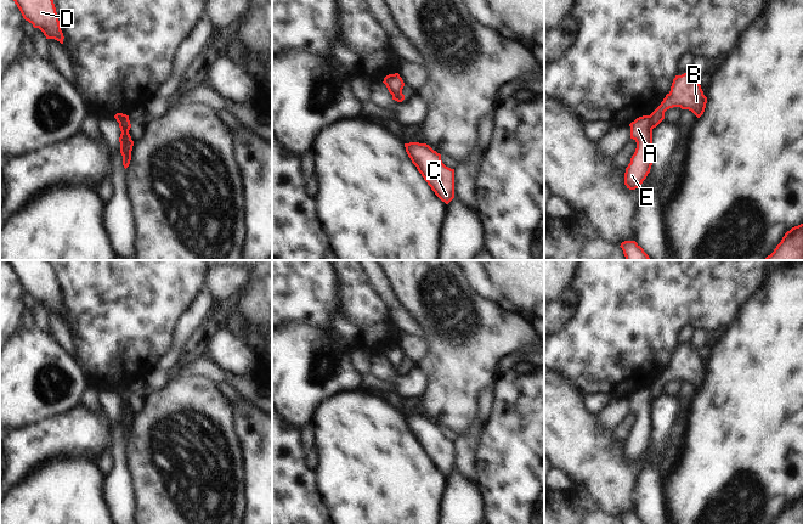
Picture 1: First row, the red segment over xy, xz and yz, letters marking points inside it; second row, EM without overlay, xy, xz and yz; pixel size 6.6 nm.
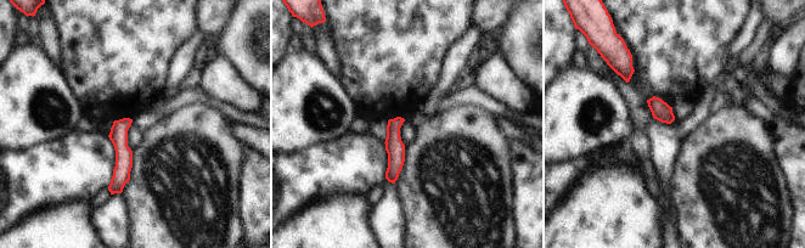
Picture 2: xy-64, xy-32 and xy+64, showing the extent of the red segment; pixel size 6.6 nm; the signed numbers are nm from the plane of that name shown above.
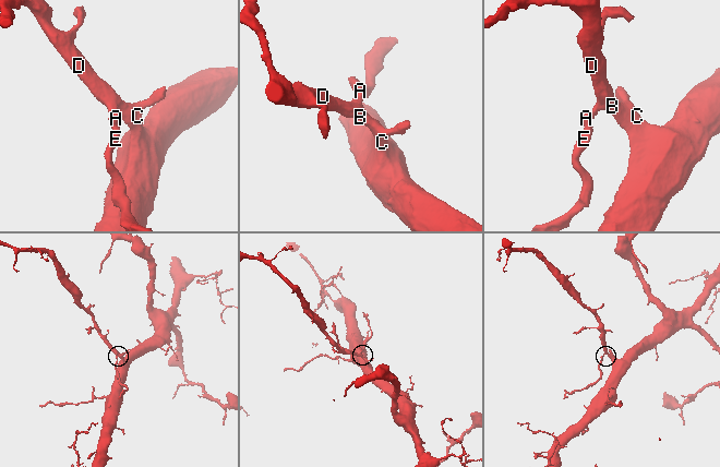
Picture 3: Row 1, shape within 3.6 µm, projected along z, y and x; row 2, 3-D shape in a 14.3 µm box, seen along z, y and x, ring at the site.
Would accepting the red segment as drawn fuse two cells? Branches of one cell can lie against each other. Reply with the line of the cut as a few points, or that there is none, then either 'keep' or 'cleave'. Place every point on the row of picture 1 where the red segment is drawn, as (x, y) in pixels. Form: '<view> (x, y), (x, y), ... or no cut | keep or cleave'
yz (648, 116), (651, 129) | cleave

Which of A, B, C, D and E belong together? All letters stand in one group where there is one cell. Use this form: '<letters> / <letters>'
A E / B C D

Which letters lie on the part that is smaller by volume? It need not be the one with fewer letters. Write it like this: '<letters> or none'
A, E.

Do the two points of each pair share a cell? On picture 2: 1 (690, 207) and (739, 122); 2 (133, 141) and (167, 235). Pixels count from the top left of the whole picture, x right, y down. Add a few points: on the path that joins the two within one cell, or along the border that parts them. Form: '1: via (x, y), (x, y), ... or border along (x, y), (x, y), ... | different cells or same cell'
1: via (697, 185), (701, 162), (718, 144) | same cell
2: border along (142, 134), (139, 142), (131, 150) | different cells

